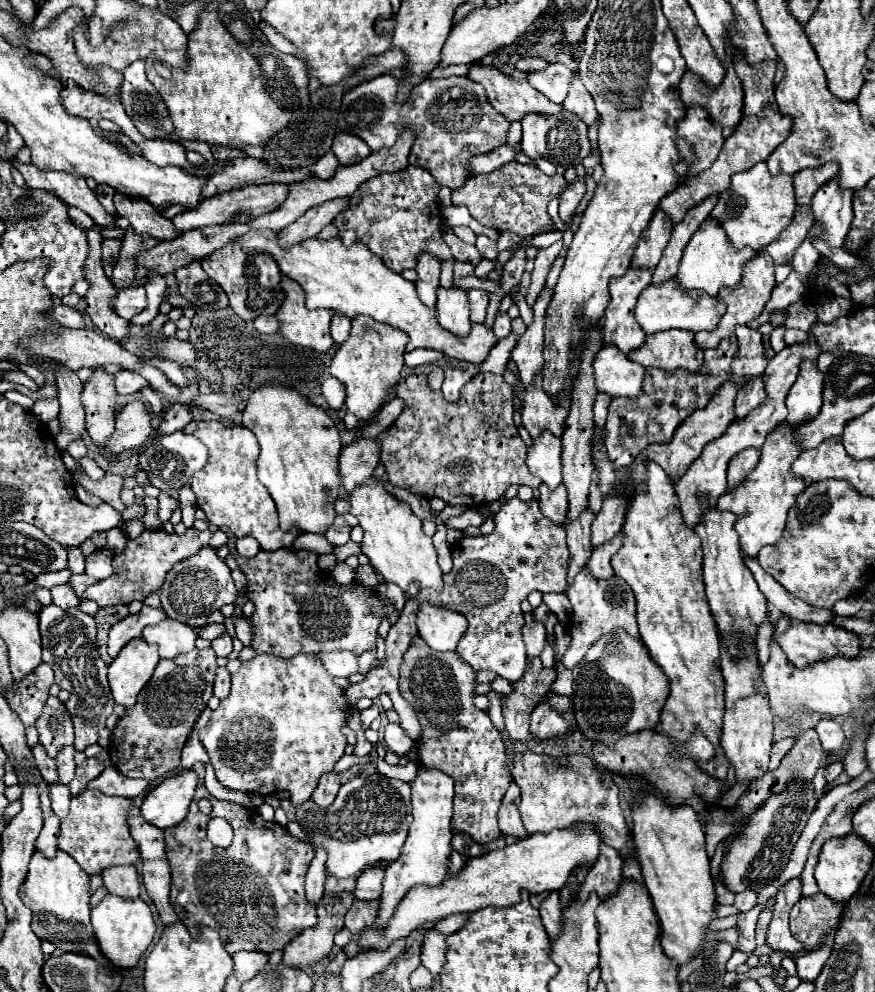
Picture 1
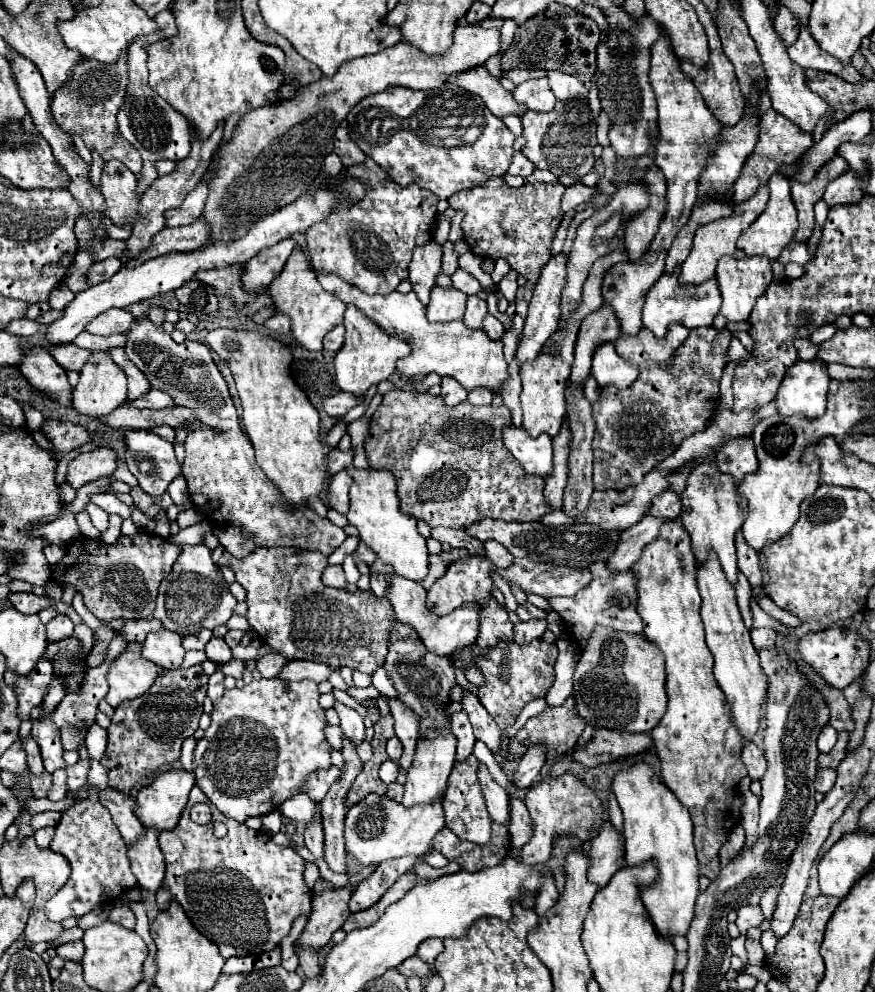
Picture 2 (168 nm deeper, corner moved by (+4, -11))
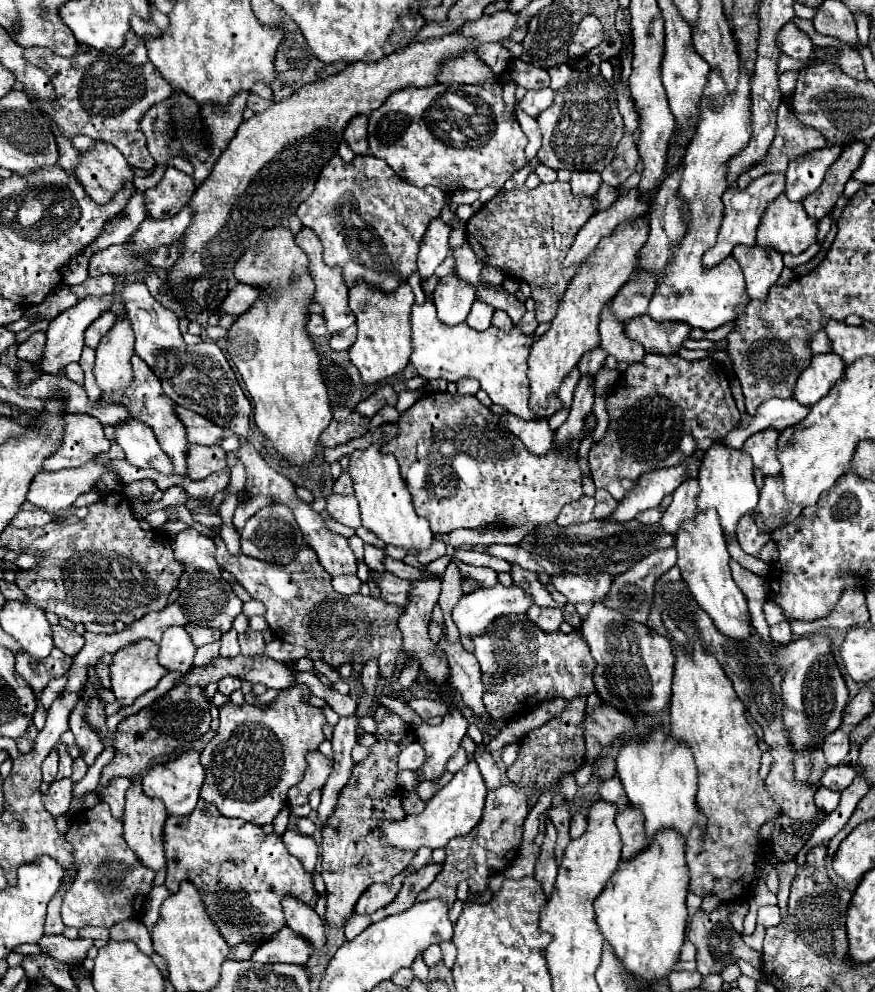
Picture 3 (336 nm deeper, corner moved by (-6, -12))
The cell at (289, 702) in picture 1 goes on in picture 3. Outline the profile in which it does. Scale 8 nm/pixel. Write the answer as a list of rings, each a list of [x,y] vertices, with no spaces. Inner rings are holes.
[[[297,684],[295,688],[281,690],[265,708],[257,704],[235,706],[227,702],[219,708],[219,730],[213,740],[201,752],[201,764],[205,768],[205,782],[201,788],[201,798],[215,804],[217,810],[227,818],[243,818],[253,824],[269,824],[287,806],[287,790],[295,786],[307,768],[307,752],[317,750],[325,740],[323,726],[327,724],[321,708],[309,704],[311,690],[305,684]]]

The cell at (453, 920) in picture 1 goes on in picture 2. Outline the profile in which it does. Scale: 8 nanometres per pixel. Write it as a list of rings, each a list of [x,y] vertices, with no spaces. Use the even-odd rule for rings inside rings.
[[[427,939],[425,943],[421,943],[421,947],[417,949],[417,957],[421,961],[425,961],[427,965],[433,965],[435,963],[435,957],[441,953],[441,947],[443,947],[443,941],[441,939]]]

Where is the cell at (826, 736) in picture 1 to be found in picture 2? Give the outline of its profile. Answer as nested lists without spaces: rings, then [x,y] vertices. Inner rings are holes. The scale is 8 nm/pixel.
[[[827,725],[827,727],[819,733],[819,739],[817,739],[819,753],[829,753],[829,751],[833,749],[835,741],[837,741],[837,731],[835,731],[831,725]]]

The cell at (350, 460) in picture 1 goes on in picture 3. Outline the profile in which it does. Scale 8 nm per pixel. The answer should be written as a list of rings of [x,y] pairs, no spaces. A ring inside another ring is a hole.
[[[331,492],[327,496],[327,512],[341,524],[349,528],[359,528],[359,500],[355,500],[355,494],[335,494]]]

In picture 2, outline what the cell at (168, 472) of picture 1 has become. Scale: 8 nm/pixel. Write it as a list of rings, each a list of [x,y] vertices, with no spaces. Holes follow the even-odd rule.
[[[129,429],[123,435],[125,435],[125,461],[129,465],[129,471],[135,475],[135,479],[139,481],[139,487],[145,493],[159,499],[167,491],[169,483],[177,475],[181,475],[181,465],[175,459],[173,445],[161,439],[159,435],[155,435],[153,431],[145,431],[145,429]]]

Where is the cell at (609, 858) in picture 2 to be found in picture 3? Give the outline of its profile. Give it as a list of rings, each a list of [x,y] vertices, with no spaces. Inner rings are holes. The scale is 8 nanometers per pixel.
[[[627,806],[625,812],[619,812],[617,818],[617,828],[623,840],[623,850],[621,850],[621,860],[627,862],[633,856],[637,856],[643,848],[645,848],[645,832],[643,832],[643,814],[633,808]]]

